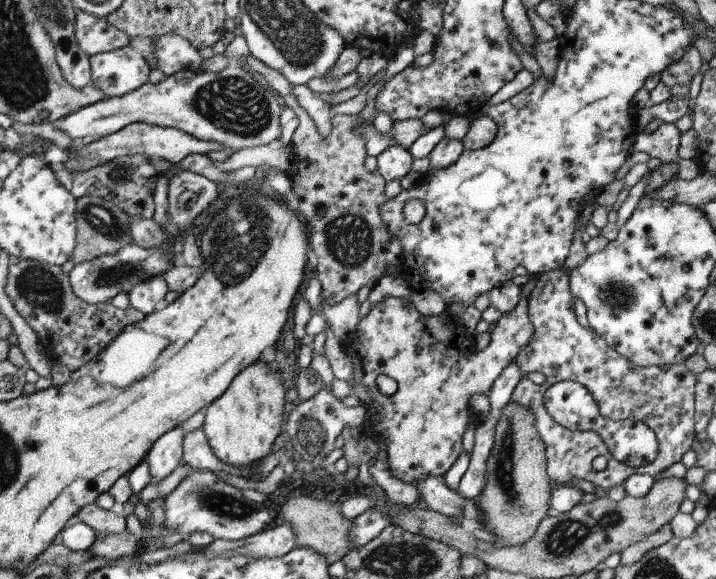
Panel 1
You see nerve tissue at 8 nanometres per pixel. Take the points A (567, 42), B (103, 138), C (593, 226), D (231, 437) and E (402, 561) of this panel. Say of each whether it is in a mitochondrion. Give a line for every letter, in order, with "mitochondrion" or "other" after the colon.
A: other
B: other
C: other
D: other
E: mitochondrion

